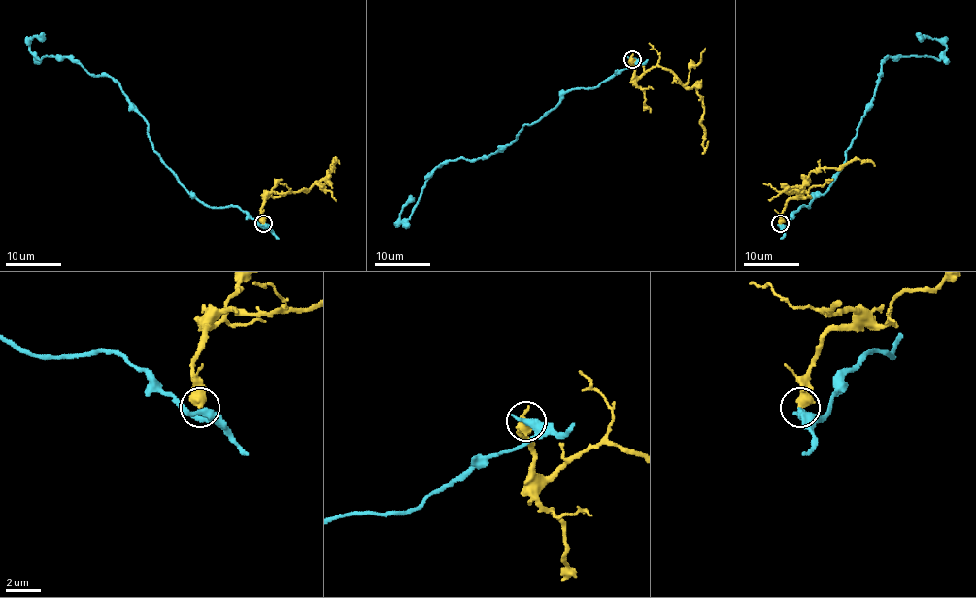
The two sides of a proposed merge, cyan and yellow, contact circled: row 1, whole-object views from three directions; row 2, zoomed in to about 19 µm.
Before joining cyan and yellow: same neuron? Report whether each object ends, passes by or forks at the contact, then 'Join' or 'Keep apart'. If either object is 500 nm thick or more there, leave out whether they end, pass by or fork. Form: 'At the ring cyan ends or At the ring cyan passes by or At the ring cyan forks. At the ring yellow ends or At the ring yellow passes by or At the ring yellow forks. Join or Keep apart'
Keep apart

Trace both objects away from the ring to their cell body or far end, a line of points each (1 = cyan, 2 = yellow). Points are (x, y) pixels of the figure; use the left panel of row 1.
1: (263, 223), (237, 207), (200, 203), (154, 149), (145, 117), (117, 83), (29, 50), (45, 35)
2: (263, 223), (260, 207), (267, 195), (308, 190), (327, 175), (335, 159), (333, 166)

